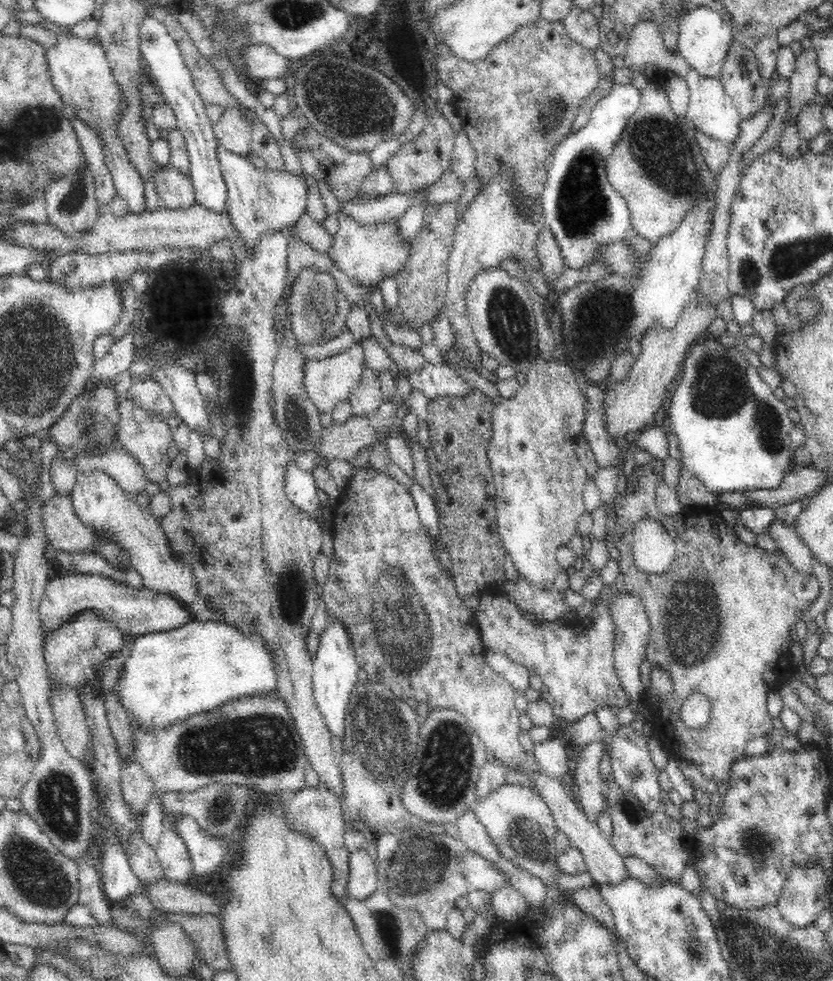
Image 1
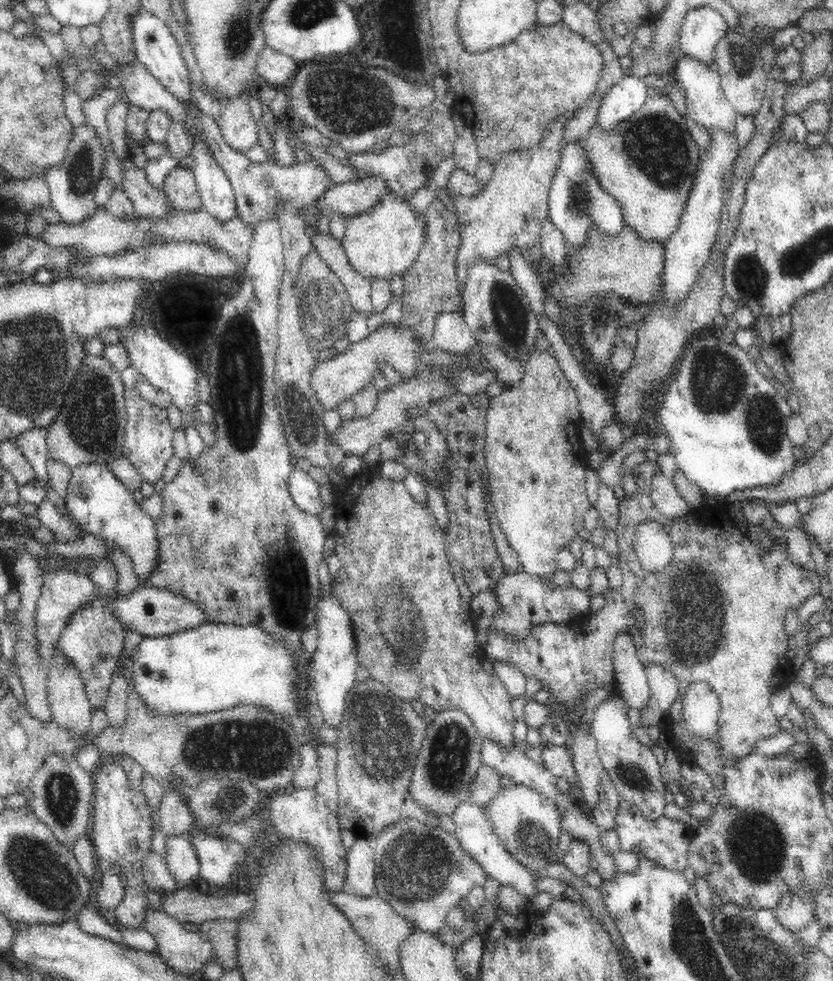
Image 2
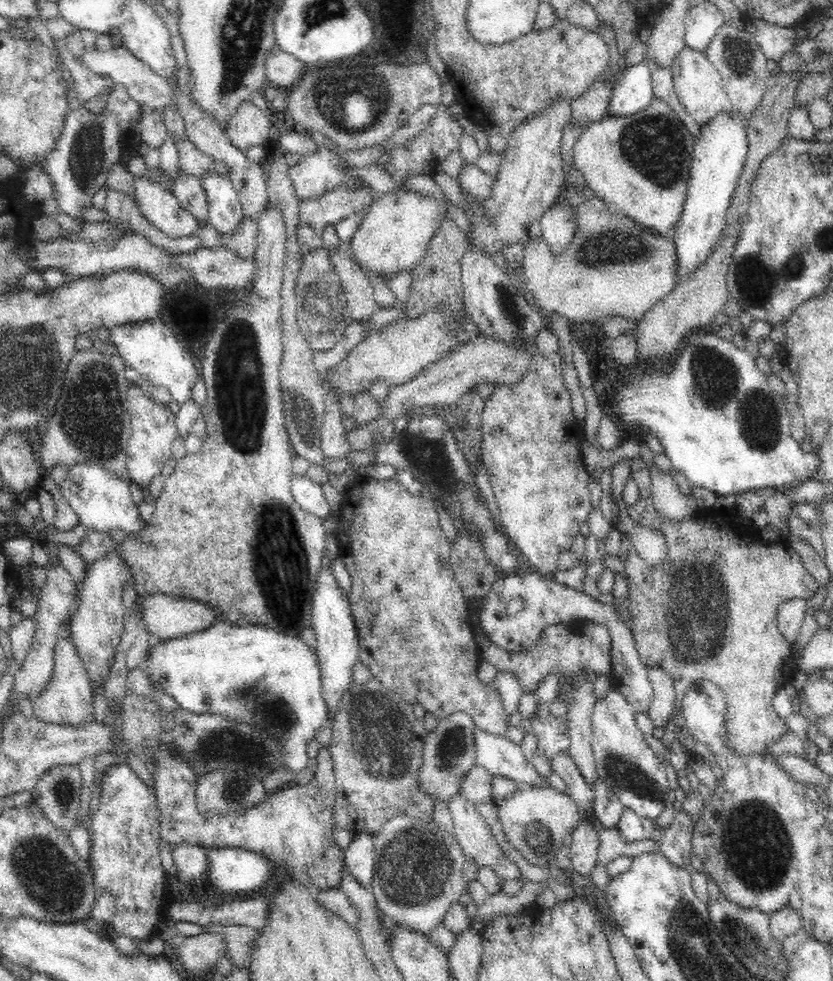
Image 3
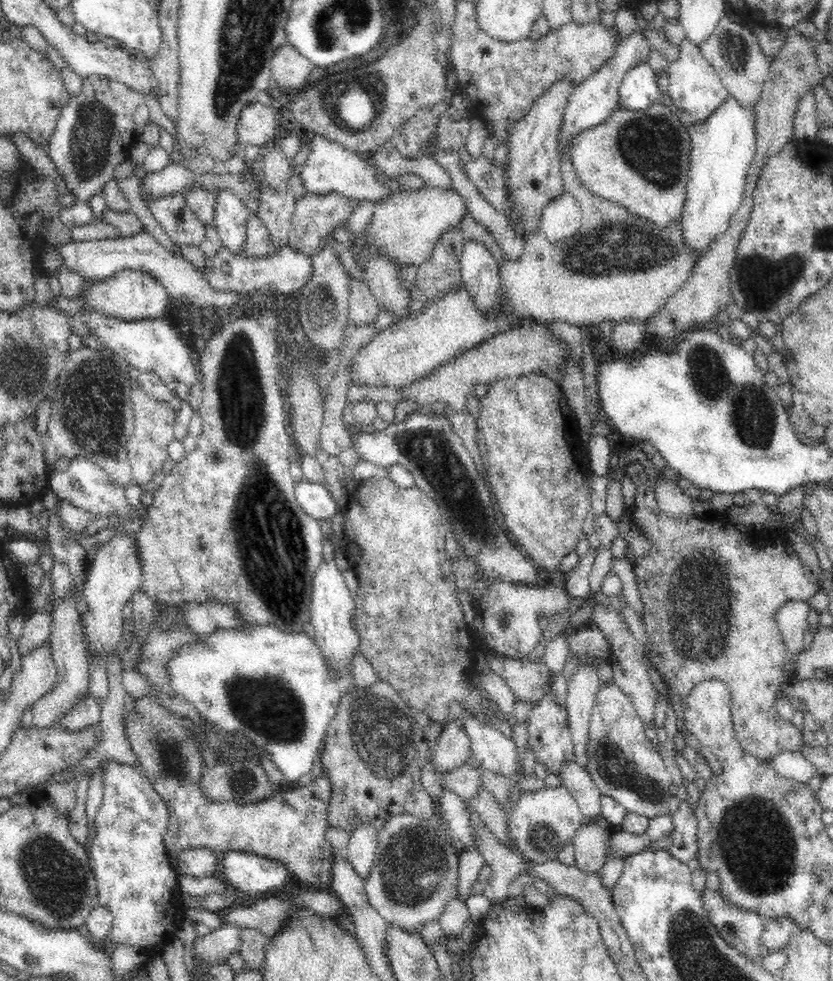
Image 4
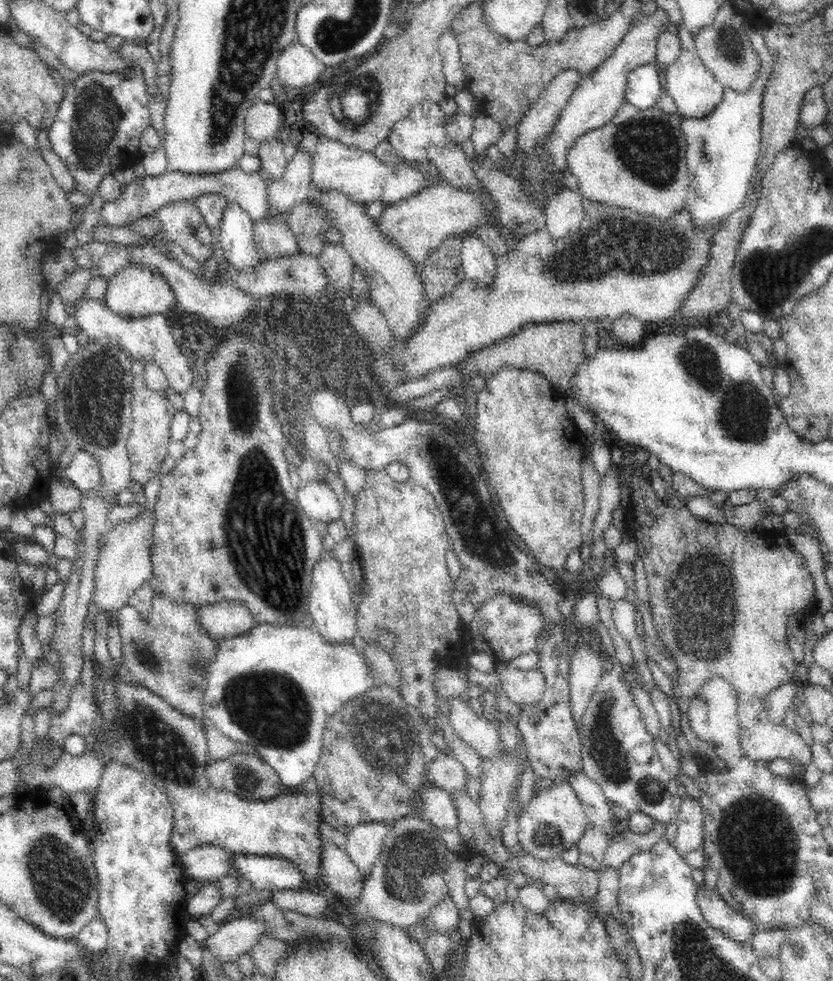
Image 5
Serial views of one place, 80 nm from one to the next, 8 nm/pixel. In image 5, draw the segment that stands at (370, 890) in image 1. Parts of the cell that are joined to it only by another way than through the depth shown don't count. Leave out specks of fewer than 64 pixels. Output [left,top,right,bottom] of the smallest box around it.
[344,821,394,878]

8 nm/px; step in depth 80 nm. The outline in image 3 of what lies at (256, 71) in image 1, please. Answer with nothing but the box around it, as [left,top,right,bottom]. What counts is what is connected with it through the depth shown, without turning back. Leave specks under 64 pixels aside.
[266,48,309,90]

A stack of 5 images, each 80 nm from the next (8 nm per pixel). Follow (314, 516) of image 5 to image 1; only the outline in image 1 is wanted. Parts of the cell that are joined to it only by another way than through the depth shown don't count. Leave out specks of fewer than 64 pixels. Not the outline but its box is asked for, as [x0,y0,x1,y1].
[284,461,322,515]

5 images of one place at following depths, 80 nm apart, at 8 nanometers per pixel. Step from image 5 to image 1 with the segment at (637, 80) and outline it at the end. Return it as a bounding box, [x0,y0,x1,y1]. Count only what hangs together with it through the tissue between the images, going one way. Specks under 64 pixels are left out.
[542,82,644,268]

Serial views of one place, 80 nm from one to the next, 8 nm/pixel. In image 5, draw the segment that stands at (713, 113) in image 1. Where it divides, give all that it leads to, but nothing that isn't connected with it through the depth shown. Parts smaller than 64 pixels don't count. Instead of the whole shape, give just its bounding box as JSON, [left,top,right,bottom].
[666,30,723,117]

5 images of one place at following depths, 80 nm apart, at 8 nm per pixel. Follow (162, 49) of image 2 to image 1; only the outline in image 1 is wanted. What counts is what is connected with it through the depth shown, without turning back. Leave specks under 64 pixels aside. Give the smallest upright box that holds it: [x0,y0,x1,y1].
[138,16,228,214]

